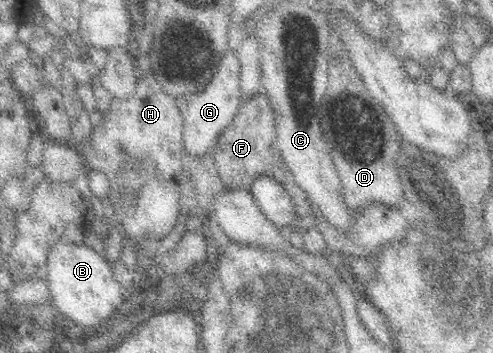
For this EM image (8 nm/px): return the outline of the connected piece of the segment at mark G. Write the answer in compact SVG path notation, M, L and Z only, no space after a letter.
M228 51L221 57L217 71L213 73L211 79L205 84L201 91L198 91L187 105L187 115L185 115L185 127L183 127L183 141L187 151L201 155L205 151L209 151L217 137L221 135L221 131L231 123L231 119L235 117L239 105L241 105L239 95L239 64L237 62L236 51Z

